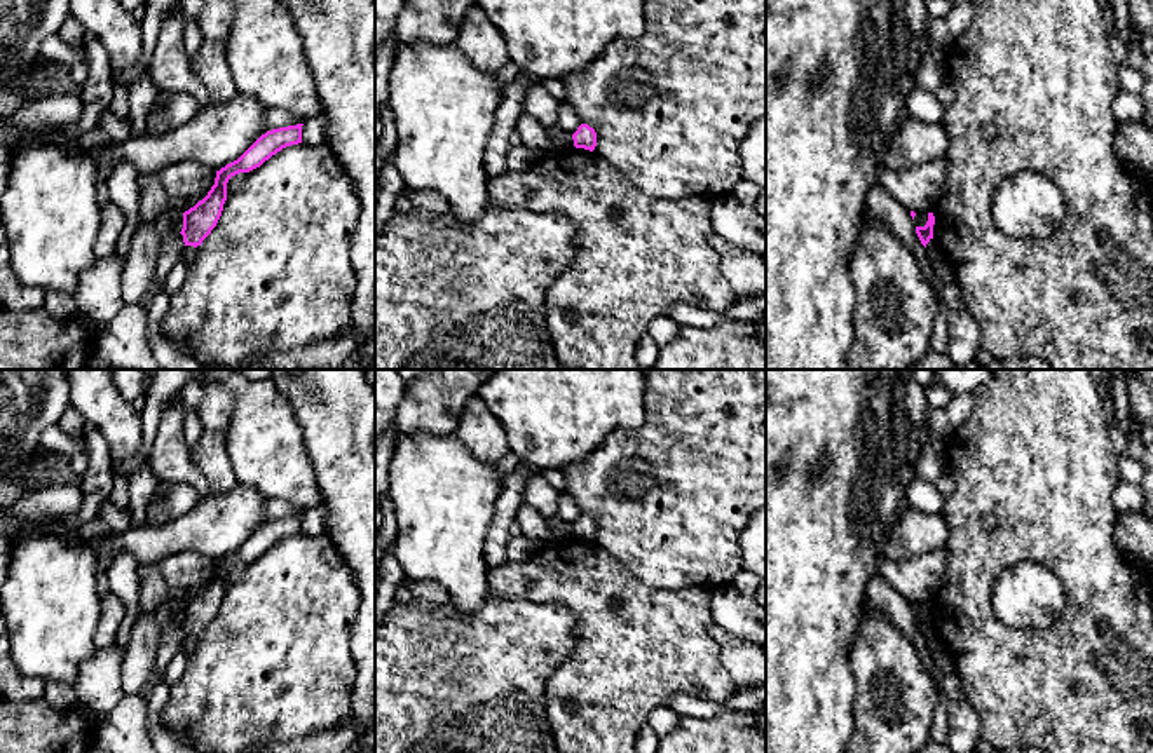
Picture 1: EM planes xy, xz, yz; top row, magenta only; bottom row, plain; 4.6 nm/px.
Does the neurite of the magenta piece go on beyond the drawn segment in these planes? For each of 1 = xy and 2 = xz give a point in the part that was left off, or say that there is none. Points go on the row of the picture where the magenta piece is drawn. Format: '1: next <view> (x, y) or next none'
1: next none
2: next none

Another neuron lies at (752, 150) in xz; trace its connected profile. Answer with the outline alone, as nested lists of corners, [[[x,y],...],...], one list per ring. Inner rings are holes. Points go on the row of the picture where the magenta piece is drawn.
[[[766,115],[755,120],[740,145],[741,176],[766,188]]]

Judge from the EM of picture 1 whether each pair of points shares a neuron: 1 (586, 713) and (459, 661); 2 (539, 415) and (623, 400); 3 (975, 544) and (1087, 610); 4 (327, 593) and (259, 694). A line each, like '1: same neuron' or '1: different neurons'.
1: different neurons
2: same neuron
3: same neuron
4: same neuron

